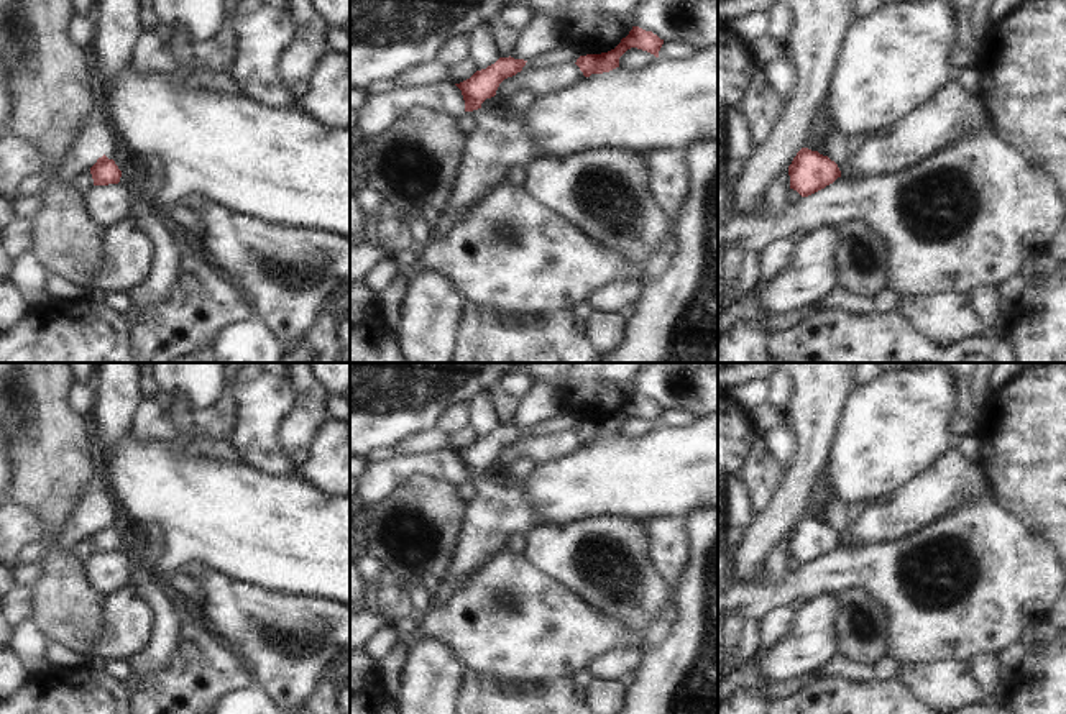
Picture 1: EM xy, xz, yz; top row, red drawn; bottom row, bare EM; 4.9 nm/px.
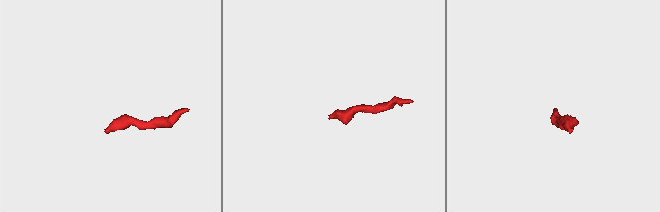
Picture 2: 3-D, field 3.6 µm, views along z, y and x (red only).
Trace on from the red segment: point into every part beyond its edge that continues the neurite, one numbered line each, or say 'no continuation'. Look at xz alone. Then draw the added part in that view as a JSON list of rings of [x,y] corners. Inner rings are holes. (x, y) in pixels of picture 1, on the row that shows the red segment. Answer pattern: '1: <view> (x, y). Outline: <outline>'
1: xz (670, 50). Outline: [[[664,41],[659,57],[664,57],[667,61],[678,61],[692,57],[696,53],[693,46],[683,44],[680,41]]]

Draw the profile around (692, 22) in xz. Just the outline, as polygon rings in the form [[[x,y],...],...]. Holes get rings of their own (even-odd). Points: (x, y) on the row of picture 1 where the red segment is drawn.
[[[641,0],[634,26],[701,51],[718,43],[718,5],[711,0]]]

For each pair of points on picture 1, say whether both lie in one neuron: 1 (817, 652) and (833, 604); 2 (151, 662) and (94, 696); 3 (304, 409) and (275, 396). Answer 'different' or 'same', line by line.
1: same
2: different
3: different

